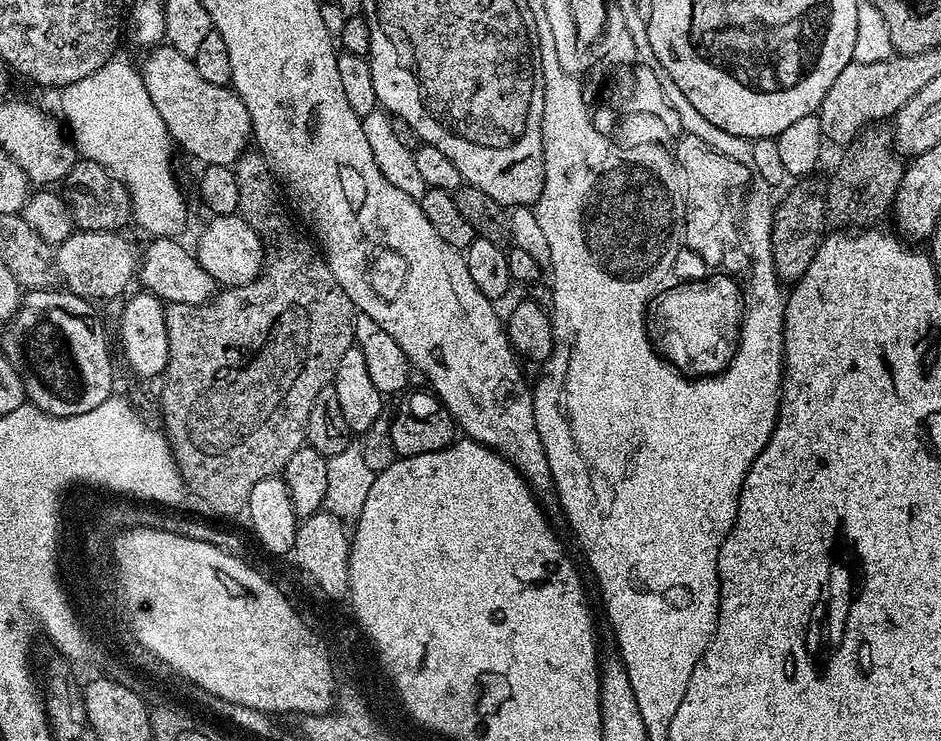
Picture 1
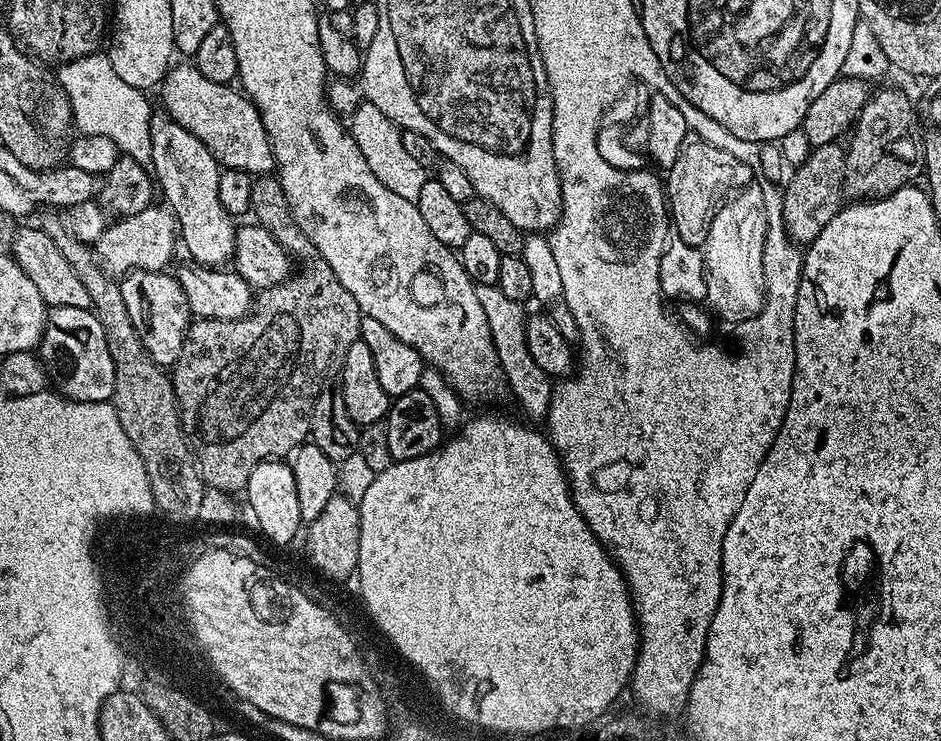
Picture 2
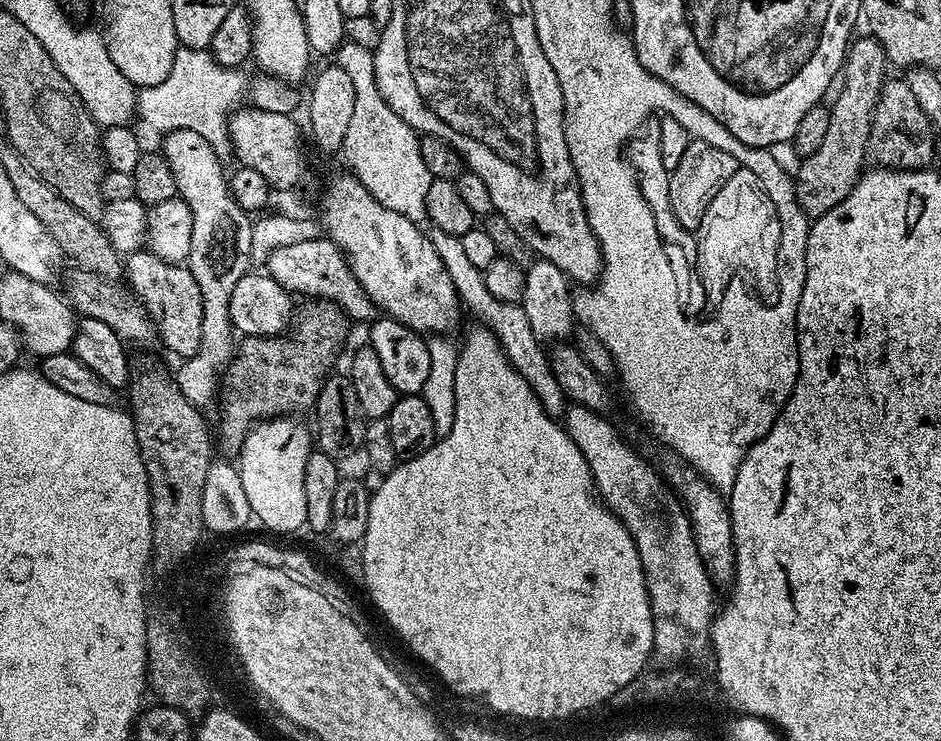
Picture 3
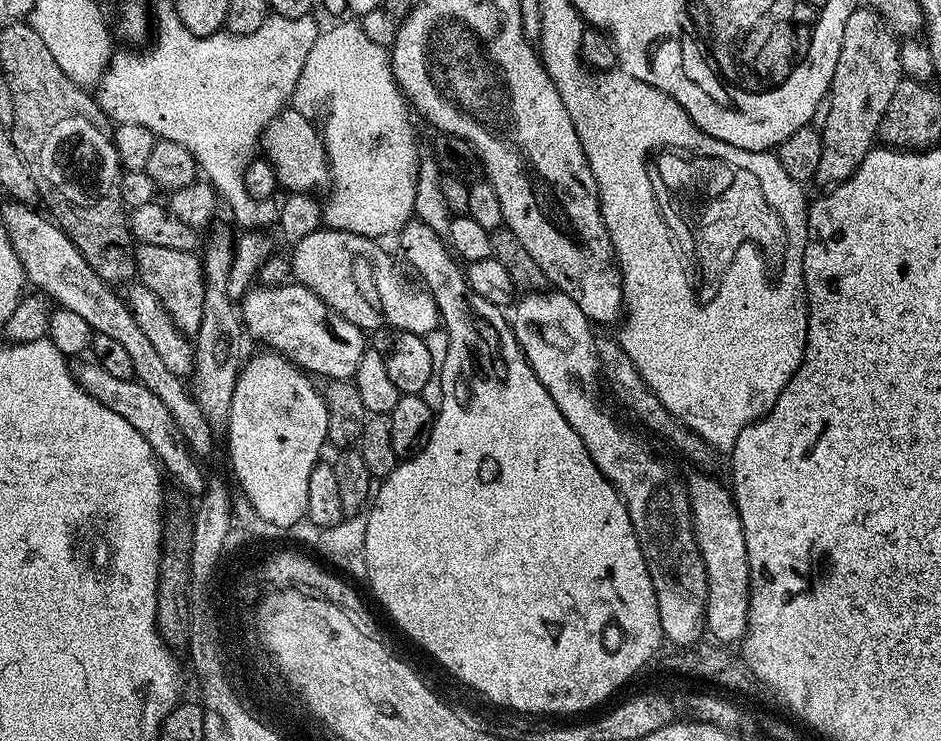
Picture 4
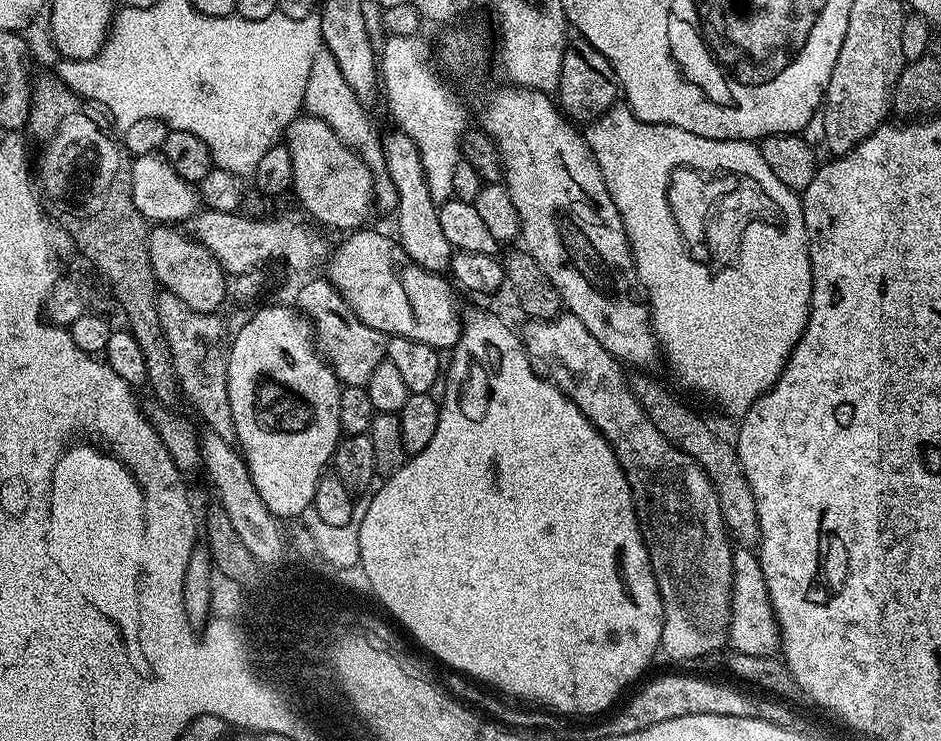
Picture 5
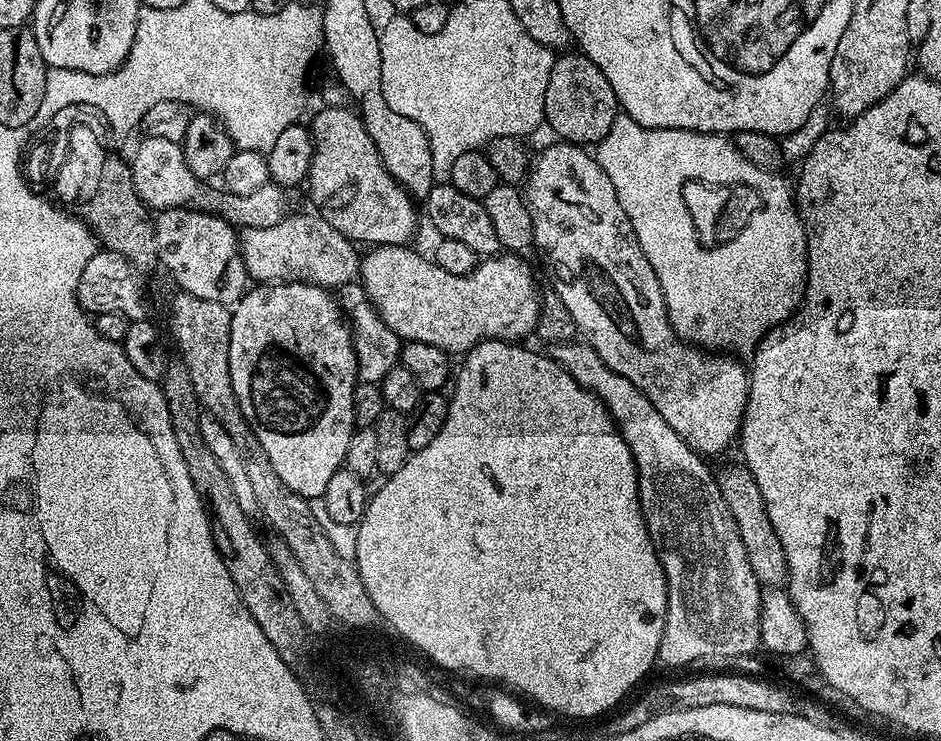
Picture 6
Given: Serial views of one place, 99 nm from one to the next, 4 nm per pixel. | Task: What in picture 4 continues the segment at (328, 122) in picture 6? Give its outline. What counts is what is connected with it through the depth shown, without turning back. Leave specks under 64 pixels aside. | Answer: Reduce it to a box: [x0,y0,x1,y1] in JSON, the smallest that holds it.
[262,110,330,193]

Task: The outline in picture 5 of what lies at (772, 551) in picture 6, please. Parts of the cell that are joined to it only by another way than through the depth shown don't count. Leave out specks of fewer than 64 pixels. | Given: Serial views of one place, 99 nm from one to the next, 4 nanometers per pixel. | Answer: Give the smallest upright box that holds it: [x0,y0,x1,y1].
[631,374,760,546]

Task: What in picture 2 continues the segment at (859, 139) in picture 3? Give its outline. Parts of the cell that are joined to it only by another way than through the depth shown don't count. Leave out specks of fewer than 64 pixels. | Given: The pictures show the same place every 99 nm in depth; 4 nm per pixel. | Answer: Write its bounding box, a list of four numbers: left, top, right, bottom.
[782,143,845,246]

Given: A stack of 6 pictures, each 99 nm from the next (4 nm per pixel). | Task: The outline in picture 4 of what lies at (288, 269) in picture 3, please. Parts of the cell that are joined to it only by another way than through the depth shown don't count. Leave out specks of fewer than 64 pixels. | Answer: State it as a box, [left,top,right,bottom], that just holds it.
[291,226,442,337]

